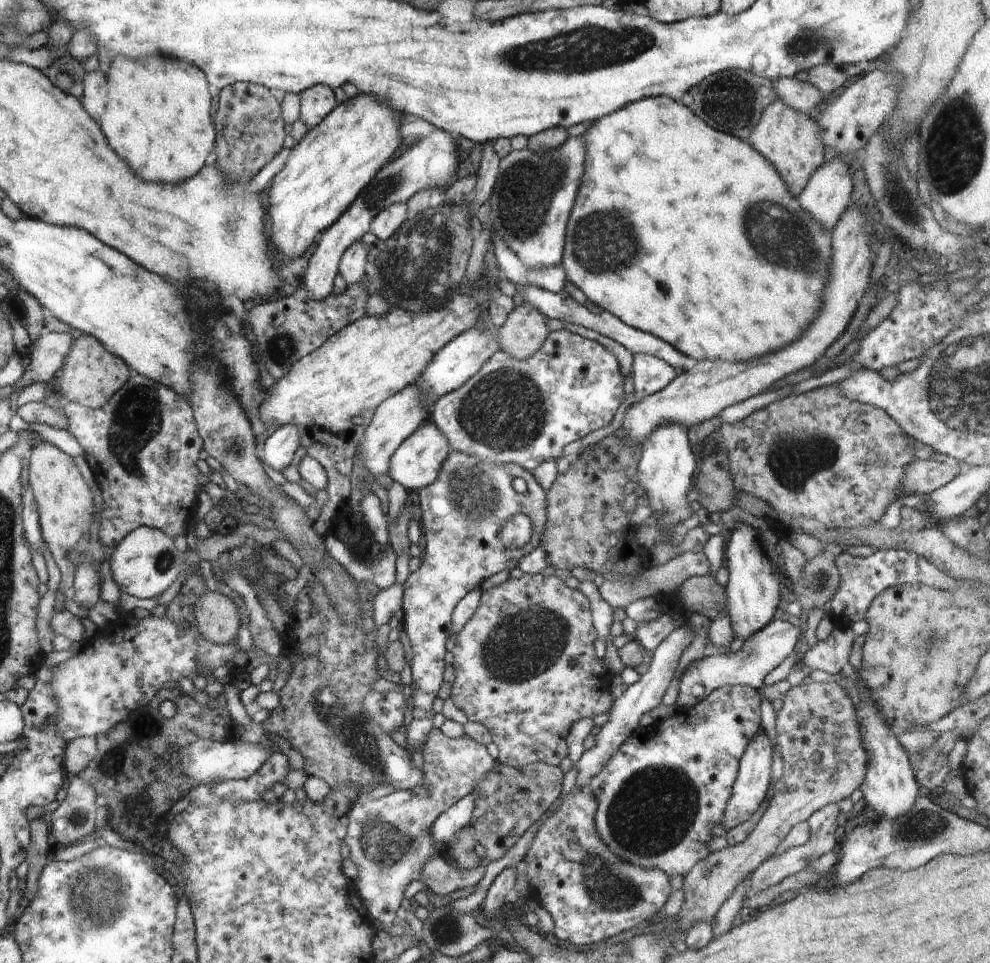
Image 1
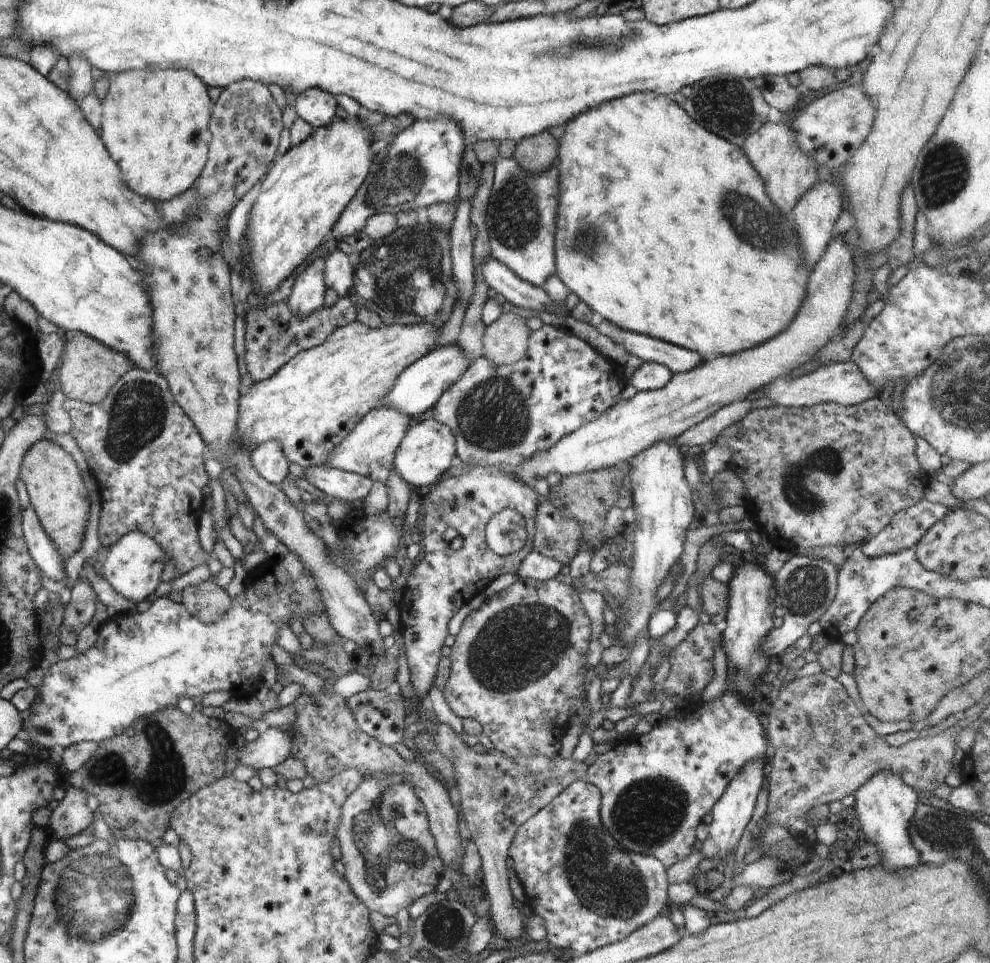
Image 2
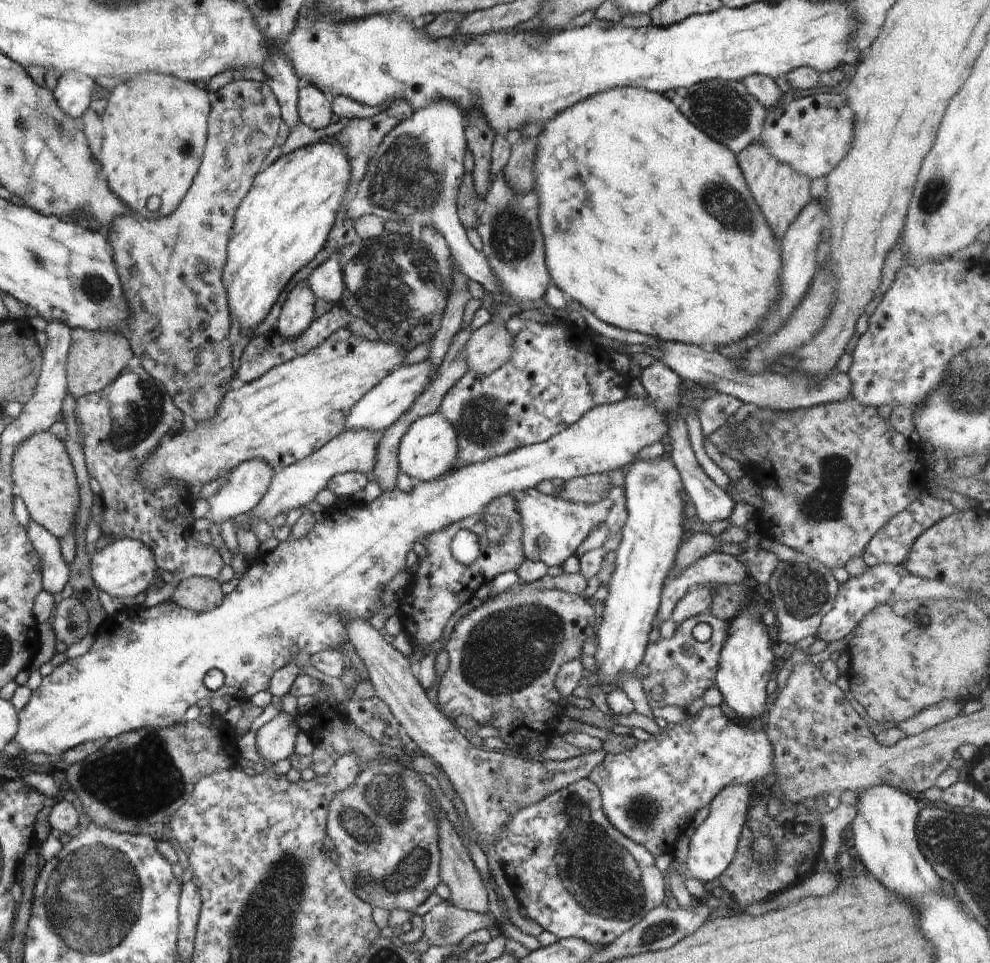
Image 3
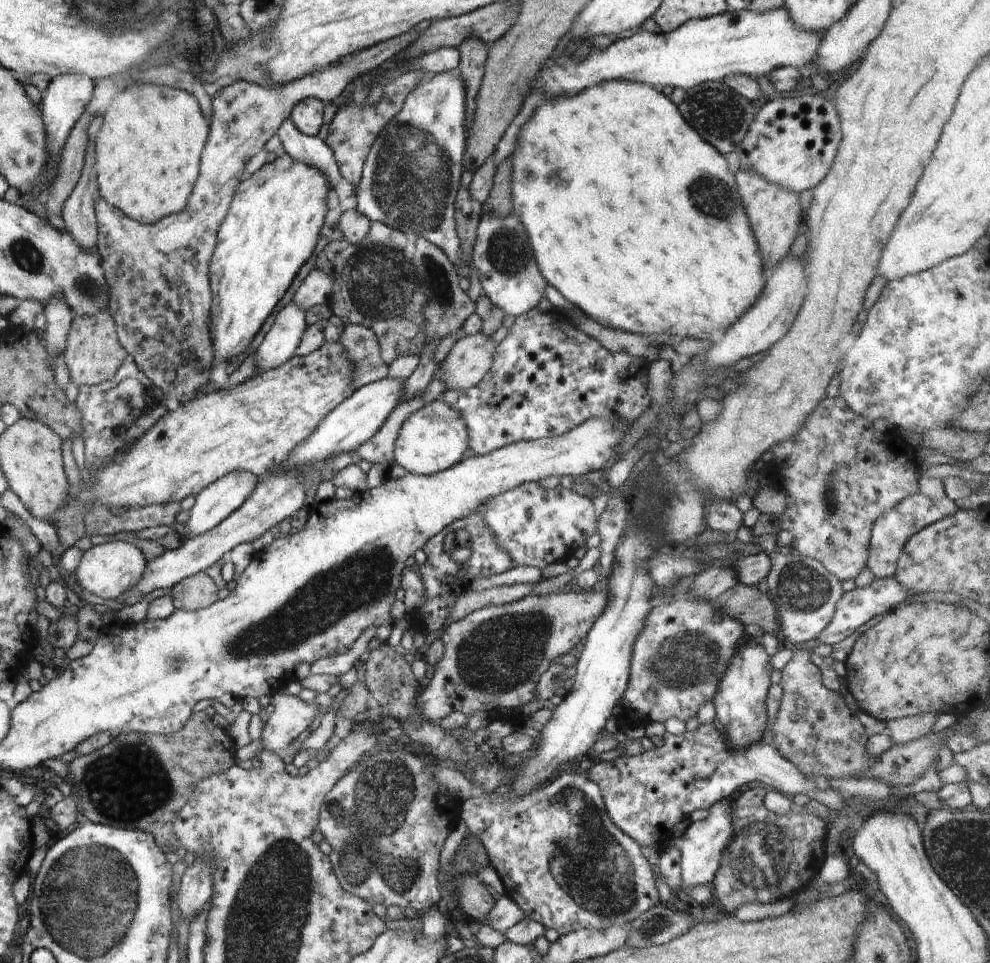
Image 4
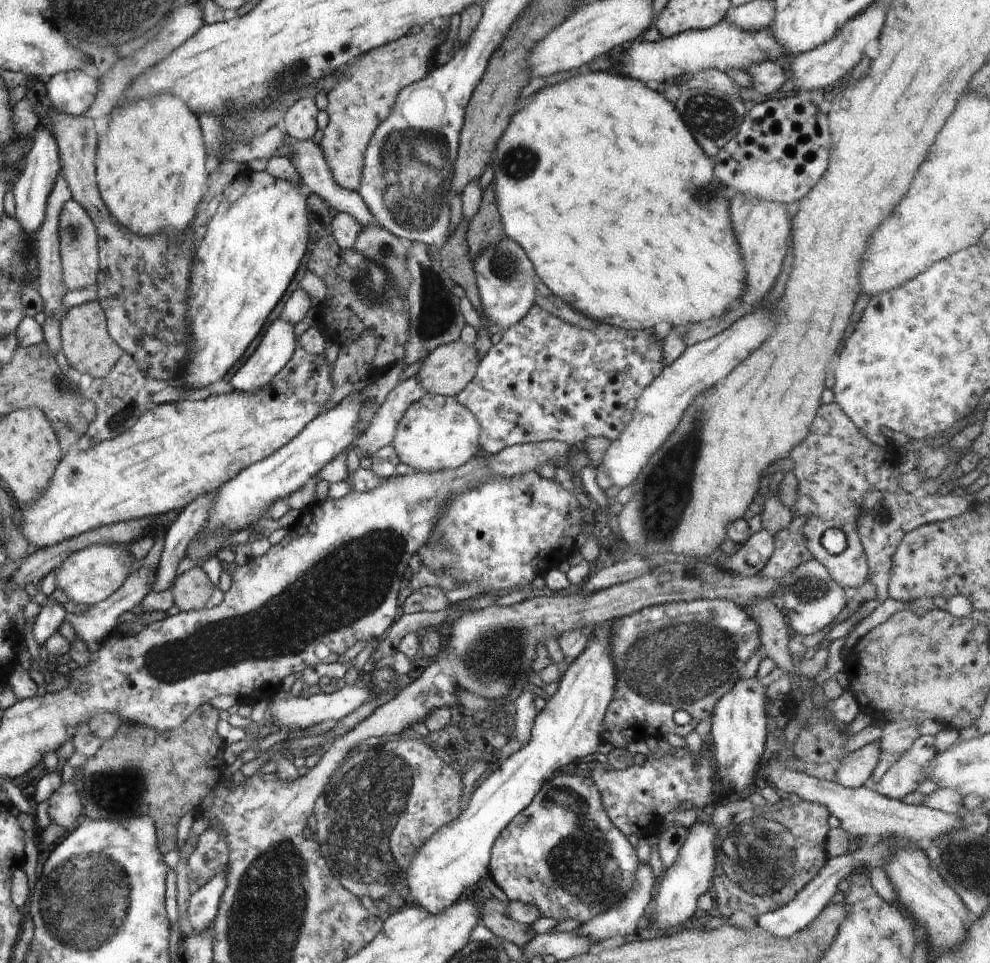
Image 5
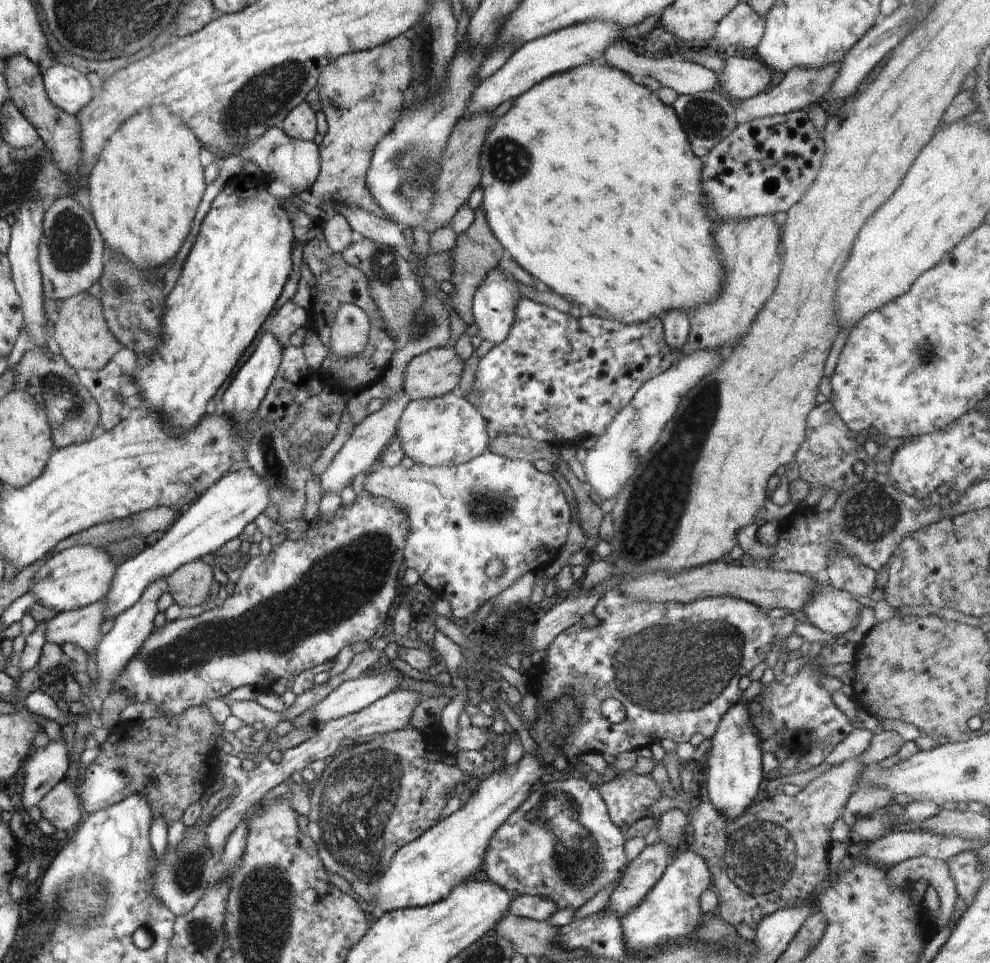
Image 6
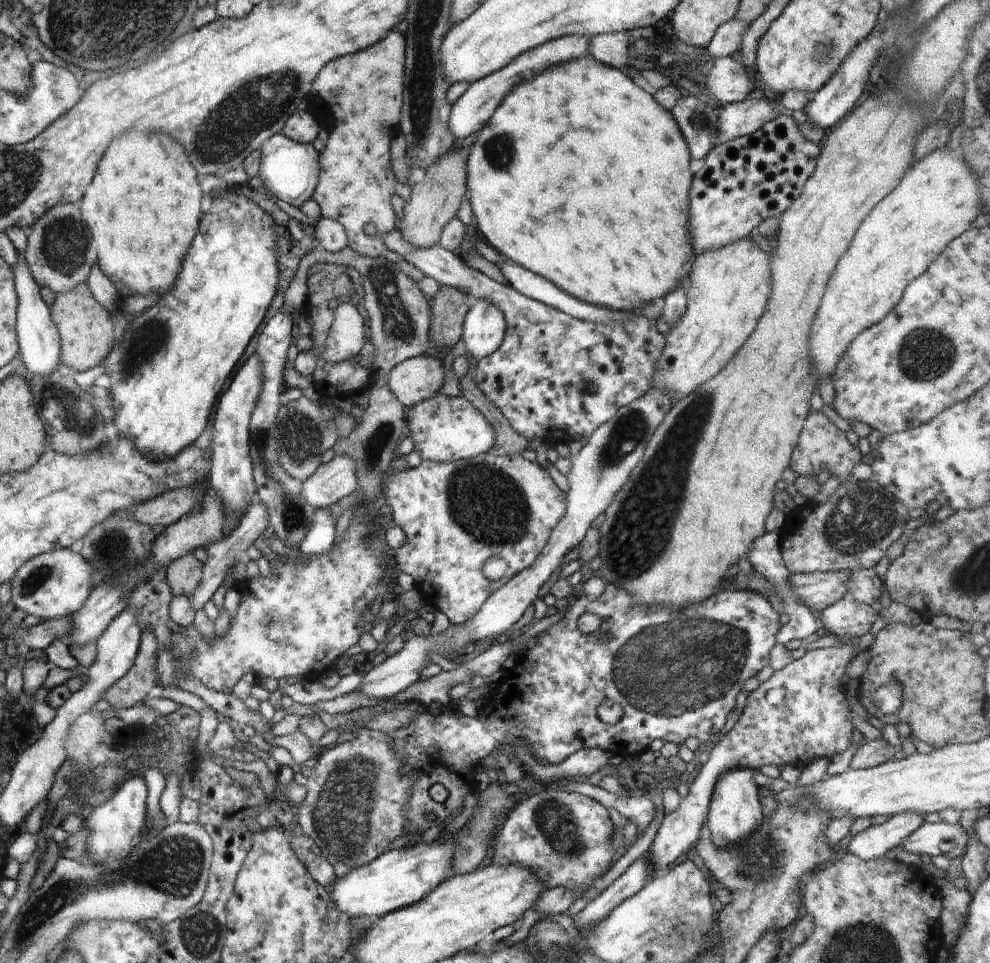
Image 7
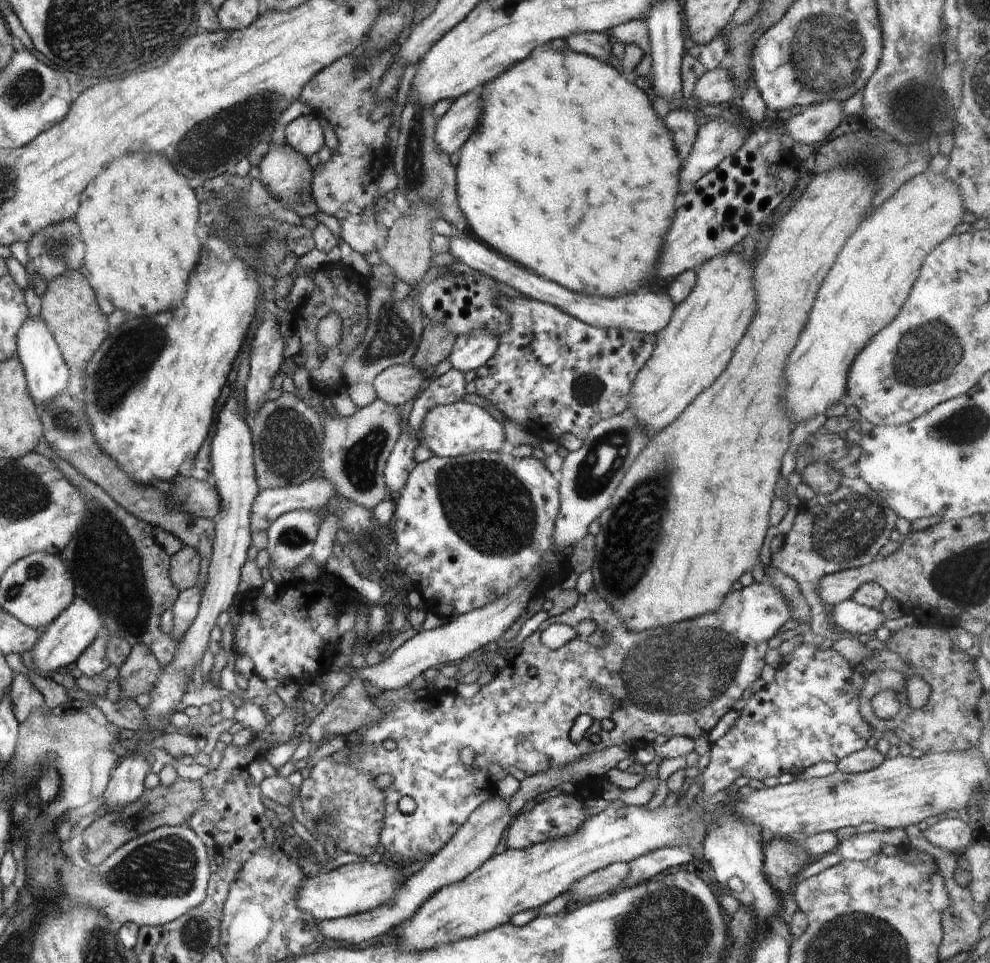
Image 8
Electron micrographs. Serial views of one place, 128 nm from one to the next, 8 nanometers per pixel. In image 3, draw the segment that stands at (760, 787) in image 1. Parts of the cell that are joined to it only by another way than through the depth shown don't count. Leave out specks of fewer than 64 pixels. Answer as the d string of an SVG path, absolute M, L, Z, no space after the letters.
M730 784L712 800L710 814L701 825L694 827L695 832L690 837L688 858L685 864L692 878L702 883L712 881L719 878L720 874L728 868L728 864L734 860L738 840L748 819L748 810L750 810L753 796L747 784Z

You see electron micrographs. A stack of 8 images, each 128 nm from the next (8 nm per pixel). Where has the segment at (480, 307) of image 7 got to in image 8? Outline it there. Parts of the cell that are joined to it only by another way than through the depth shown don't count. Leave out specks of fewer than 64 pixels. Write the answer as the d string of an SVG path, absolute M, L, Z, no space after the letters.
M472 331L456 338L449 360L464 374L486 364L499 345L499 336L492 331Z

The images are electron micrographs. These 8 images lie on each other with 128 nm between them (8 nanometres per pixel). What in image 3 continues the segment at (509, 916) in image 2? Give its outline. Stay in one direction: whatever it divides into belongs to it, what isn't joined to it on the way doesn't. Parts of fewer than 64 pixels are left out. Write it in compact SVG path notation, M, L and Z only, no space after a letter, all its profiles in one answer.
M348 620L348 643L366 666L374 694L390 708L398 724L426 756L430 756L437 767L450 780L454 791L464 802L472 830L480 842L494 851L496 836L500 828L524 806L540 802L548 794L564 786L586 779L606 756L603 749L563 761L536 760L509 751L497 751L473 746L456 730L455 724L444 716L440 709L428 699L426 692L414 676L412 660L396 650L380 635L368 620Z

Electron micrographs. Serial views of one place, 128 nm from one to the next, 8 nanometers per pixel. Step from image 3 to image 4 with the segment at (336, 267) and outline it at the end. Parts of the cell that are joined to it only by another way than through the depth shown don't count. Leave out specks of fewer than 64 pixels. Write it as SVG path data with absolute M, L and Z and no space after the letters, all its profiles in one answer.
M312 270L296 290L292 302L305 312L310 308L327 304L332 297L332 278L324 270Z

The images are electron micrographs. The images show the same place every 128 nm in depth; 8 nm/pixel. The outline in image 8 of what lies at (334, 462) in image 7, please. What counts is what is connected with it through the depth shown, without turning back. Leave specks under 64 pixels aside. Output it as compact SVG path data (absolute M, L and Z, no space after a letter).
M324 475L310 477L299 485L262 489L251 506L251 534L267 531L276 518L288 511L322 511L337 496L332 481Z

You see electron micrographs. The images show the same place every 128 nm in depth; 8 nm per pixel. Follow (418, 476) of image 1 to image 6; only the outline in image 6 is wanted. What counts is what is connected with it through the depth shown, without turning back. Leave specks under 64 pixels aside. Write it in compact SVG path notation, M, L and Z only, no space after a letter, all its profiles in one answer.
M452 392L434 398L412 399L400 417L395 436L403 453L419 465L459 465L481 455L489 446L487 422L464 397Z

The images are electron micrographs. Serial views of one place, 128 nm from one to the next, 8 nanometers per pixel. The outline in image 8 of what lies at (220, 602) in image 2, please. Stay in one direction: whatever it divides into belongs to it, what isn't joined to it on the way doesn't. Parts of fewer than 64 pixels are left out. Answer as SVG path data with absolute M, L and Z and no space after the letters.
M191 545L171 556L169 577L180 593L198 584L200 563L198 551Z

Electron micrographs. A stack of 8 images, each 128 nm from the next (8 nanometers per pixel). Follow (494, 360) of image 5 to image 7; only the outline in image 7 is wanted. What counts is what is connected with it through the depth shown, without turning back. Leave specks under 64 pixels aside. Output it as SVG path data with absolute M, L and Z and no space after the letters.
M398 226L385 232L382 240L386 250L400 254L404 261L419 268L424 276L437 280L440 286L463 290L469 294L471 302L484 298L504 313L507 325L502 344L490 356L478 359L473 379L484 396L502 411L512 428L529 441L540 438L548 447L555 447L559 443L569 443L576 436L588 439L599 426L616 415L619 408L639 399L653 386L653 376L666 342L666 334L658 331L656 321L644 315L632 315L626 323L583 321L552 305L528 298L510 285L490 279L440 244L428 248L414 246L405 239Z

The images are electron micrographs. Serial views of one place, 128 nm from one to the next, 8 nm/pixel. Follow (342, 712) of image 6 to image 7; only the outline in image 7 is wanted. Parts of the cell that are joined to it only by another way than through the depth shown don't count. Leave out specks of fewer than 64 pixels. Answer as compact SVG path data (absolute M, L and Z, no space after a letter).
M651 387L639 399L633 400L619 408L616 415L599 426L588 438L586 444L576 456L570 457L572 468L566 475L570 490L565 493L566 512L562 520L552 529L548 542L544 545L534 564L515 574L504 586L497 588L480 607L480 610L468 620L468 624L457 632L450 631L449 641L444 639L443 632L436 636L414 636L405 640L403 648L395 656L371 668L355 690L368 698L385 700L406 690L419 679L420 671L428 660L429 652L437 652L448 658L464 653L475 639L493 638L506 632L522 618L524 610L532 606L537 599L542 585L552 576L564 560L564 556L581 543L592 521L612 504L614 496L632 474L642 458L648 441L652 438L658 425L671 409L673 400L666 391Z

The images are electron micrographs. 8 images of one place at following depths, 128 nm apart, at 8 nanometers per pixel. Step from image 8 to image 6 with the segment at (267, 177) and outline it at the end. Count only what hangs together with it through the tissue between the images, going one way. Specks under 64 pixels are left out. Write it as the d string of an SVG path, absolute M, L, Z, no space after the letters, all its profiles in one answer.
M270 127L261 137L252 142L246 149L245 157L258 164L266 176L272 175L289 184L295 190L295 195L310 190L319 175L319 146L314 141L290 138L278 127Z

